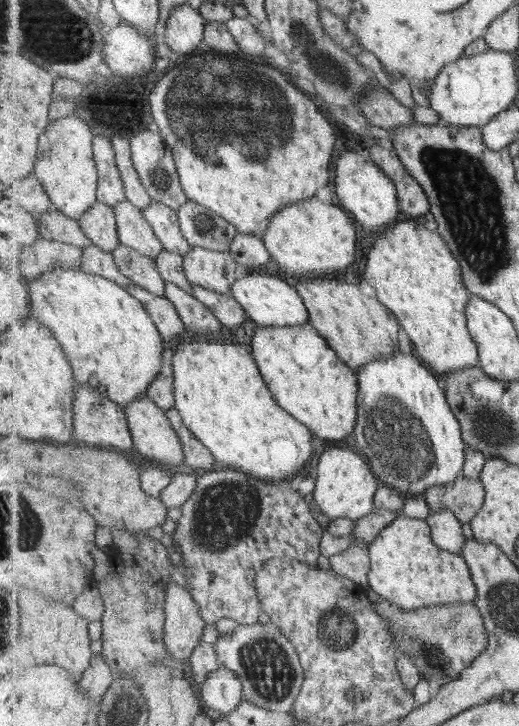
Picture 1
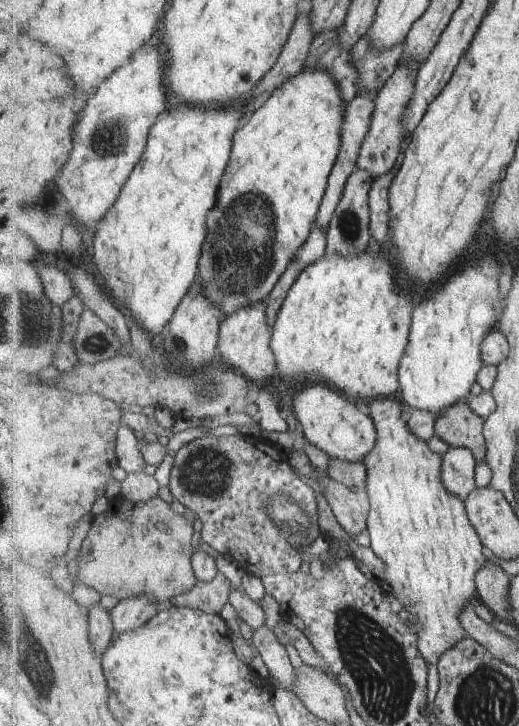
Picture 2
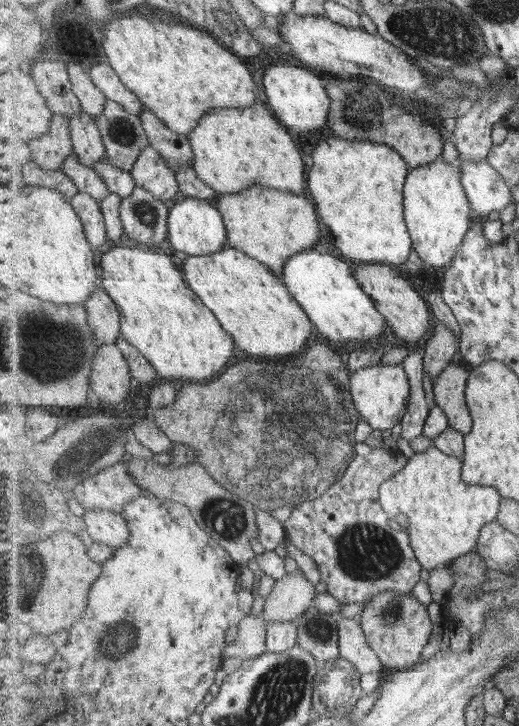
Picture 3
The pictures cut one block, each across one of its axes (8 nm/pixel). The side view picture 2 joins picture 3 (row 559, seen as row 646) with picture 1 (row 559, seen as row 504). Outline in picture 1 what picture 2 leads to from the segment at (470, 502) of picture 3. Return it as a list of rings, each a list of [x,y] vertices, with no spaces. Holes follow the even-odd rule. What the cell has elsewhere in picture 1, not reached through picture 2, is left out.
[[[406,515],[398,517],[378,534],[368,552],[371,563],[368,574],[369,588],[403,611],[415,612],[415,610],[428,609],[433,605],[468,603],[475,602],[477,599],[478,588],[468,562],[461,555],[441,550],[439,546],[436,546],[432,538],[432,528],[426,520],[409,518]]]

